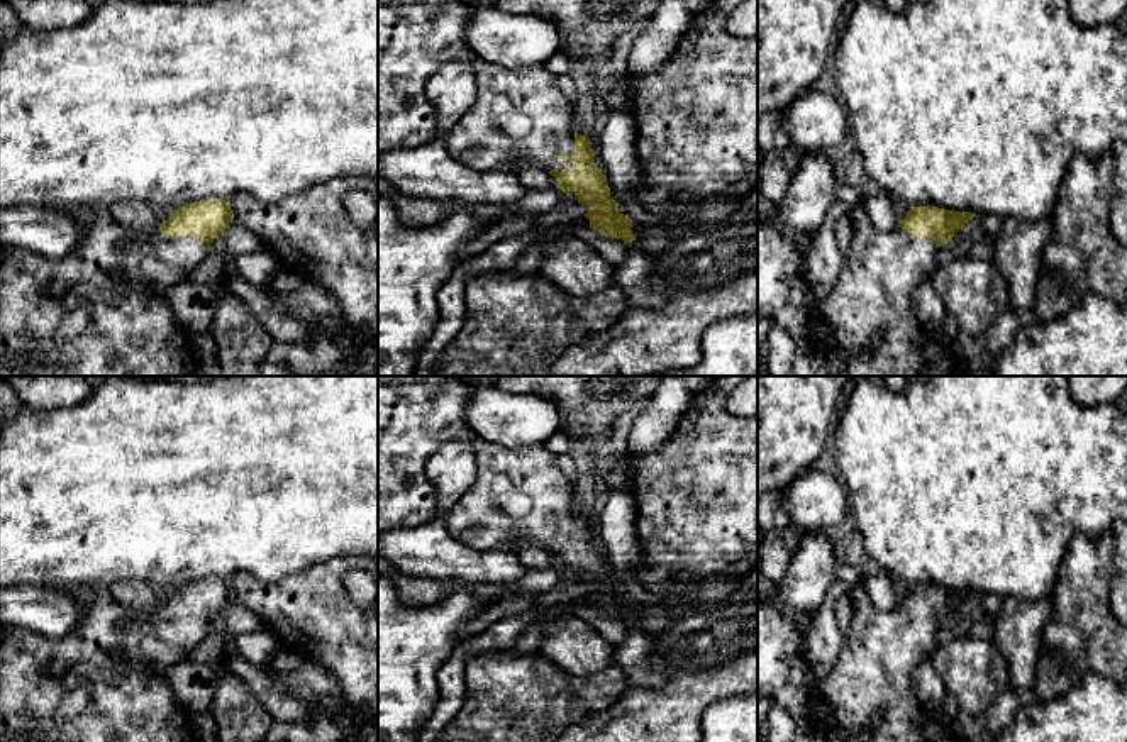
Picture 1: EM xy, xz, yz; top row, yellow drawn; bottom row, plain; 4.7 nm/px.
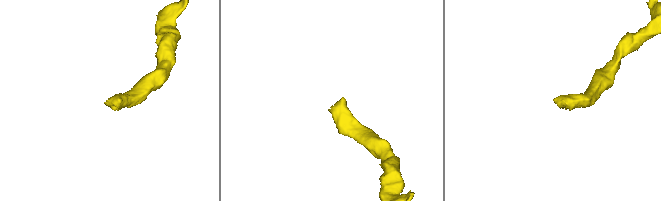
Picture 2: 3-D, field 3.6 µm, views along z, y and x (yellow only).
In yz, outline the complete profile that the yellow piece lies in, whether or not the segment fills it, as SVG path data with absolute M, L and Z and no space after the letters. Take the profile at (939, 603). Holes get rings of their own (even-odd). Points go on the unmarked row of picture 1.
M861 583L847 584L846 595L854 603L849 632L839 657L819 686L813 700L832 706L836 727L854 732L849 742L963 742L958 727L925 710L915 698L912 674L917 664L930 659L937 647L937 630L952 620L973 596L971 591L946 590L934 584L910 586L890 612L878 610ZM880 708L886 710L881 728L871 728Z

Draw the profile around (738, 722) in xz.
M758 695L708 706L700 742L758 742Z

